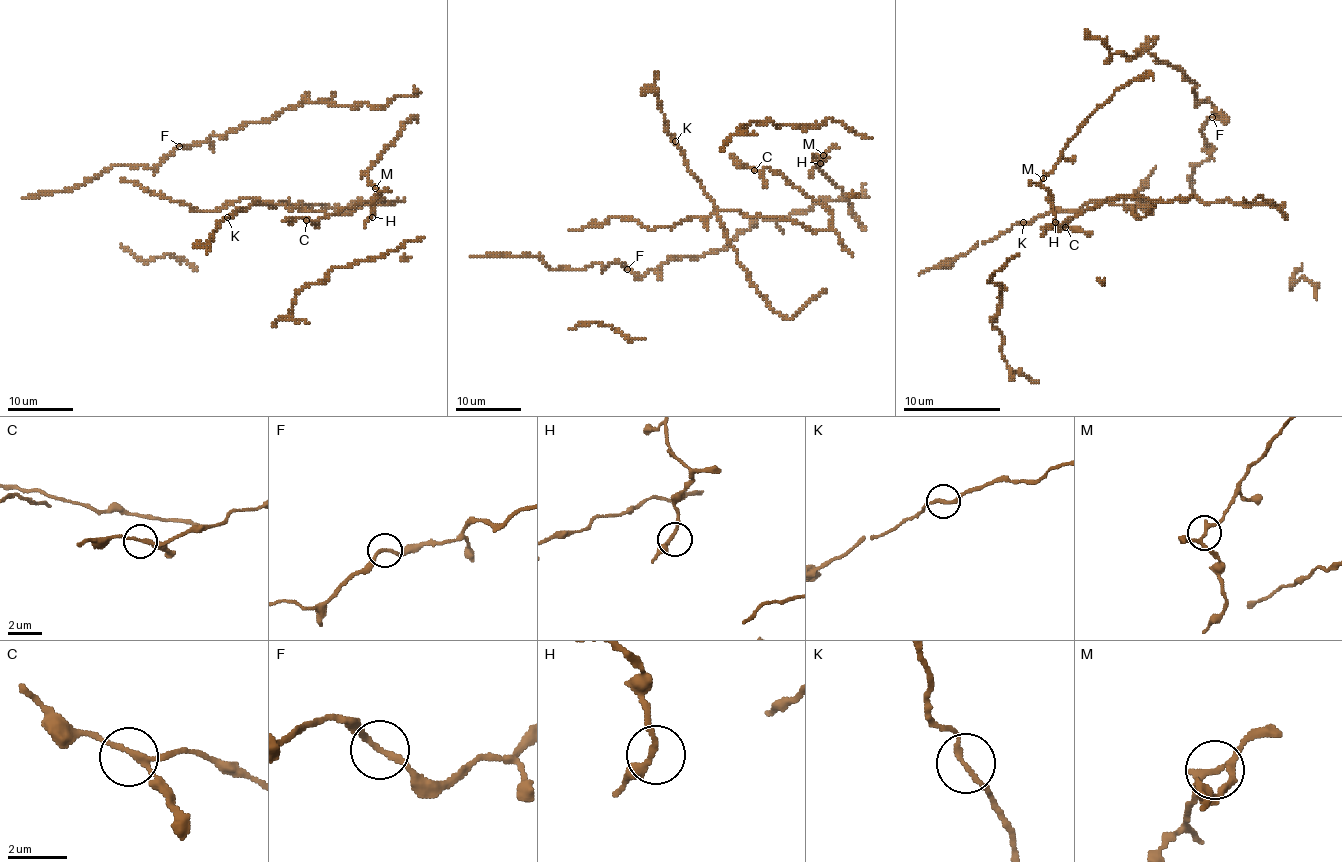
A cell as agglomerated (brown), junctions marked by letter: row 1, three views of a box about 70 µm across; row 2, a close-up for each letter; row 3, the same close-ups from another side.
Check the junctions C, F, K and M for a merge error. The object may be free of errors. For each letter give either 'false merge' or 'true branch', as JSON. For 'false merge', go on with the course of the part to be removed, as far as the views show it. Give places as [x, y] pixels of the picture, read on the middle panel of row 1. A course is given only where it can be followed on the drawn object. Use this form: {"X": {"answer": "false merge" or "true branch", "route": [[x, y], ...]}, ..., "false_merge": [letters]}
{"C": {"answer": "true branch"}, "F": {"answer": "true branch"}, "K": {"answer": "true branch"}, "M": {"answer": "true branch"}, "false_merge": []}

